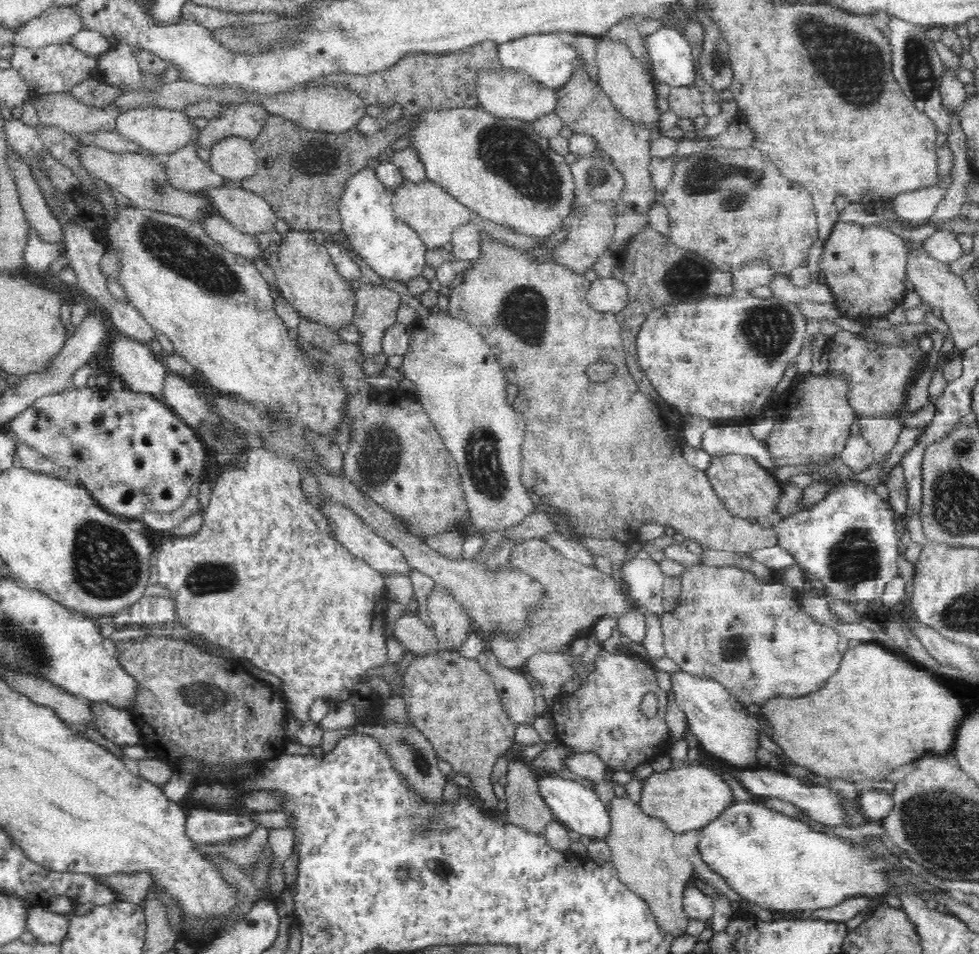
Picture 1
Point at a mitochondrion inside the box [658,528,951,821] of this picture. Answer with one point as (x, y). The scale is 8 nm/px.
(733, 648)

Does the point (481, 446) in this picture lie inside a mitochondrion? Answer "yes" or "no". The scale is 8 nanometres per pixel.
yes

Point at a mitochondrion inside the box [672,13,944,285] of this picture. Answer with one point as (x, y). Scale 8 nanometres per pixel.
(706, 175)

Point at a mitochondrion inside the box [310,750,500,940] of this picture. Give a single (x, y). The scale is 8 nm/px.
(425, 829)

